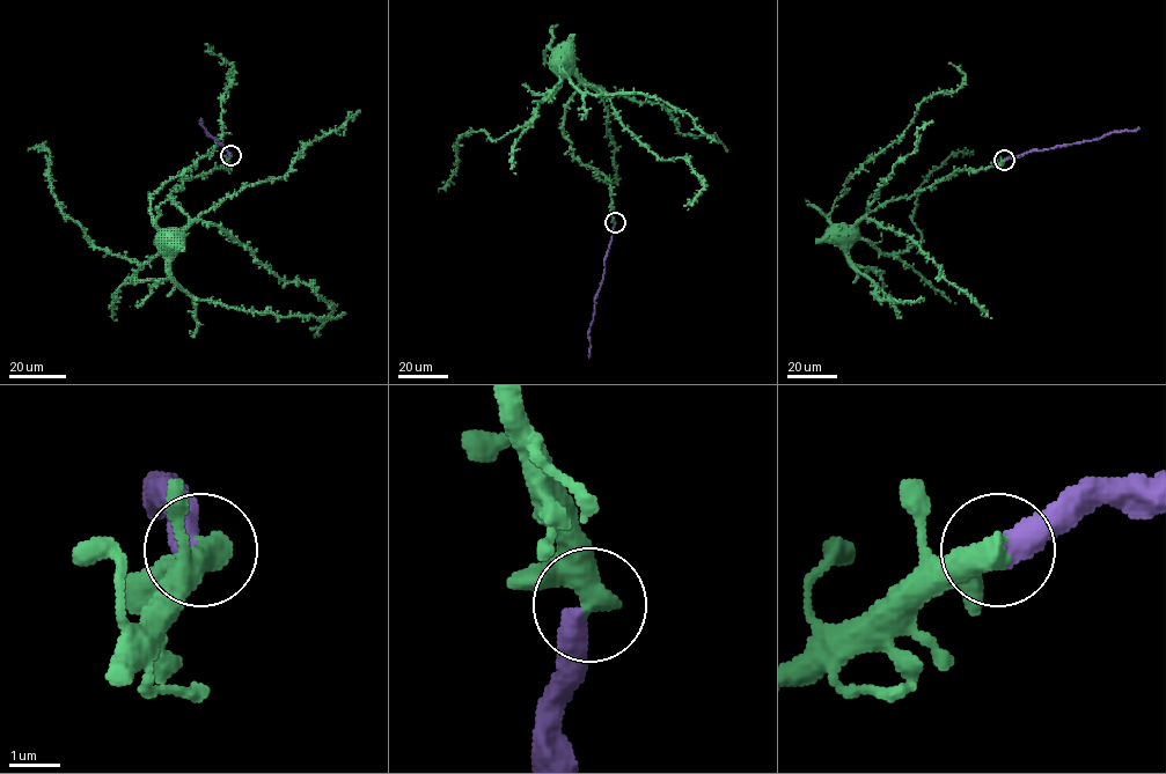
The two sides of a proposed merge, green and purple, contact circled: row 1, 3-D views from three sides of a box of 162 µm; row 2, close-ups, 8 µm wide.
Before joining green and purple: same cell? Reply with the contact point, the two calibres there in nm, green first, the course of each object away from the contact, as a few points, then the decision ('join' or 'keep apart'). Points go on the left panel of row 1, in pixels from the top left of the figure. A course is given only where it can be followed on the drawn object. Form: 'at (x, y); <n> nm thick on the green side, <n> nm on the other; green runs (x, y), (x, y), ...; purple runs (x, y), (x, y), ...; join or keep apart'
at (230, 155); 600 nm thick on the green side, 480 nm on the other; green runs (230, 155), (226, 167), (185, 178), (170, 194), (189, 219), (180, 248); purple runs (230, 155), (207, 134), (200, 117); keep apart

